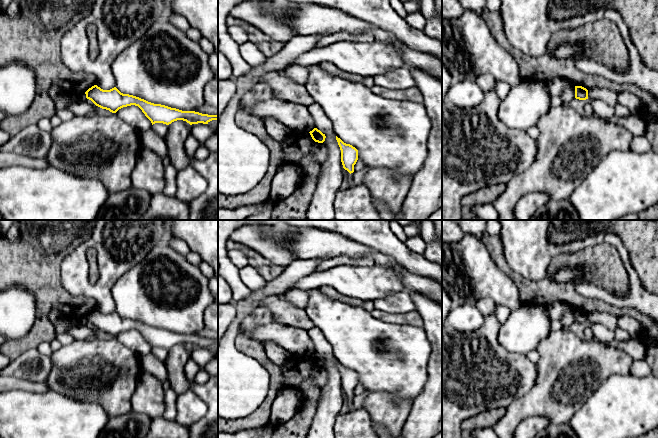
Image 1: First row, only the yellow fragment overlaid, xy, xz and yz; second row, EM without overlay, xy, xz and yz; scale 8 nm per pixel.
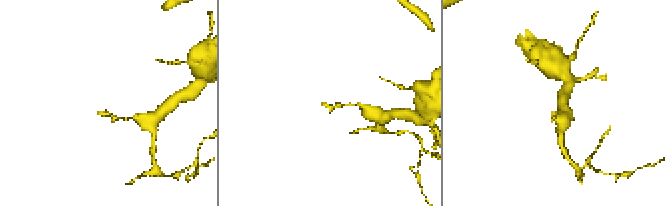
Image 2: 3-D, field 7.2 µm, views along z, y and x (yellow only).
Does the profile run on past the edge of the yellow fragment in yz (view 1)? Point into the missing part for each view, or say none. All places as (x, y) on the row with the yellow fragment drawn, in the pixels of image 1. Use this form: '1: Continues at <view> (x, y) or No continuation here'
1: No continuation here

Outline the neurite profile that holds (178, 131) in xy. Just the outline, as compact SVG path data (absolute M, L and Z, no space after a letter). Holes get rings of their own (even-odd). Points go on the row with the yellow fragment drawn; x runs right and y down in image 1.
M177 120L168 125L165 137L170 164L180 171L190 165L193 158L189 157L184 148L184 143L190 135L191 125L183 120Z

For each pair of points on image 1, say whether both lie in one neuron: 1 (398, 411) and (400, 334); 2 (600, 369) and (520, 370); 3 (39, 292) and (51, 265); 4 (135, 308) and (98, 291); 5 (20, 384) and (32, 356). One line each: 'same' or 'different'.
1: different
2: different
3: same
4: different
5: different

